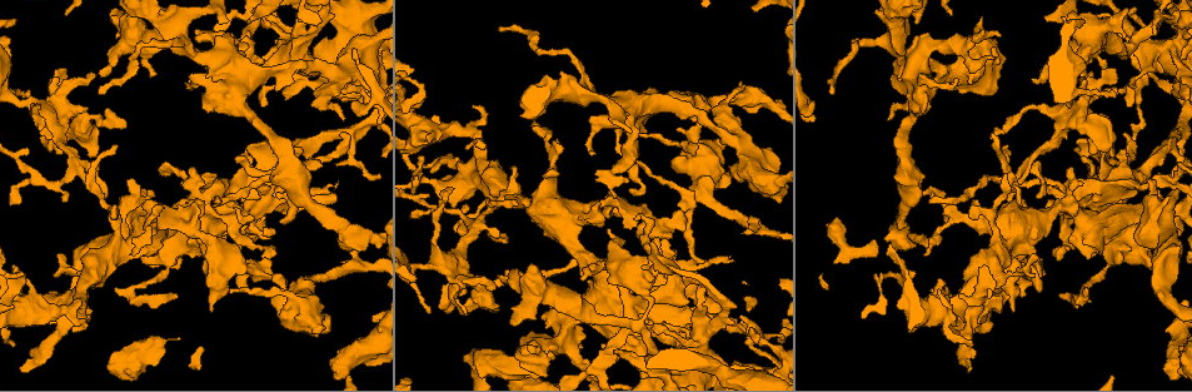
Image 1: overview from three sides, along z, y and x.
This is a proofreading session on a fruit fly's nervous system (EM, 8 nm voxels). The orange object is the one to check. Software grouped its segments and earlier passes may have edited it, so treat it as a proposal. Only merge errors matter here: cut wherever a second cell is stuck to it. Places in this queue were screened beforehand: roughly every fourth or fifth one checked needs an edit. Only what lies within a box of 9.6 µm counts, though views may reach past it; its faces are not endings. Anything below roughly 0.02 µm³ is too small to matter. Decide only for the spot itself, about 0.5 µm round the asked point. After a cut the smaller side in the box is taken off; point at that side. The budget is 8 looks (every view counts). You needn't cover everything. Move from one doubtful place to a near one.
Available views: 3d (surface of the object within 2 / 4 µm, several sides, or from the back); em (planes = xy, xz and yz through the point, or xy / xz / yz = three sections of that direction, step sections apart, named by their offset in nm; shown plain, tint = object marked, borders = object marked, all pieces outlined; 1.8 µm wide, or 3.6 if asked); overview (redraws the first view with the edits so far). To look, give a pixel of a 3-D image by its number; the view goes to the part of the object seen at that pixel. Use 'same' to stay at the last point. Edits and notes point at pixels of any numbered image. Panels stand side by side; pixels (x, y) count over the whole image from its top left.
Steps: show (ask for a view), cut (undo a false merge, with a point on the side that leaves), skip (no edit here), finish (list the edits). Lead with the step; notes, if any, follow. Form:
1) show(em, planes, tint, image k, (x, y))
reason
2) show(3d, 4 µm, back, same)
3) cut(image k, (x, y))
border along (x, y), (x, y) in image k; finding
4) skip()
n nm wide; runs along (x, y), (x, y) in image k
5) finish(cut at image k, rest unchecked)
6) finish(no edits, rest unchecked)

show(3d, 4 µm, image 1, (738, 97))
a narrow waist

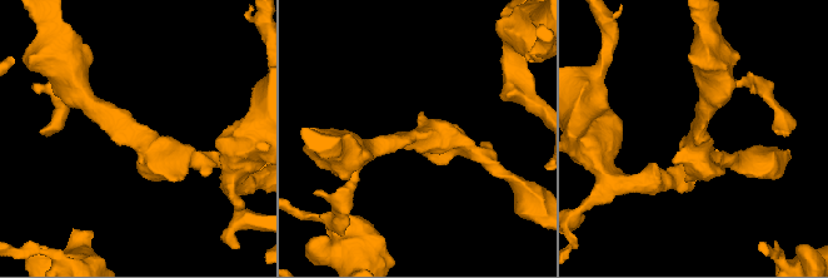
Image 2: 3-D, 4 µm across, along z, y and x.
show(em, planes, borders, image 2, (129, 132))
arms of 300, 320 nm; now the EM

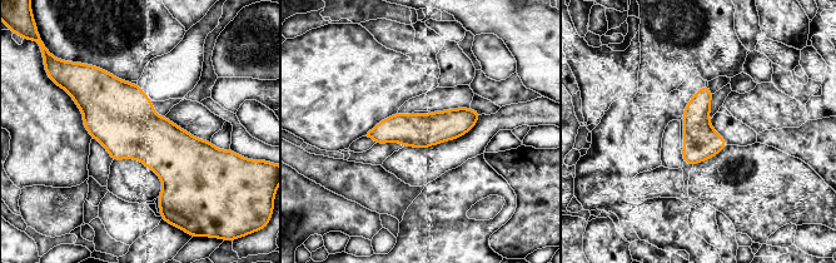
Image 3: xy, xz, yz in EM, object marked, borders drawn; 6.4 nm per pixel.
skip()
runs along (476, 114), (431, 129), (371, 134) in image 3; one cell here

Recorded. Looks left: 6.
show(em, 3.6 µm, planes, tint, image 1, (1066, 203))
thick turns thin

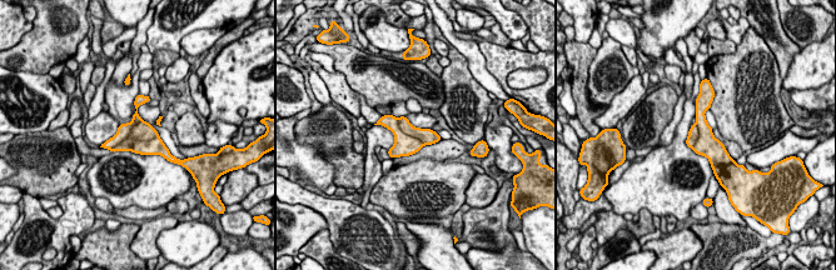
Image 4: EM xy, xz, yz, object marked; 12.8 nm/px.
cut(image 4, (427, 136))
340 nm wide; border along (396, 118), (404, 133), (426, 144) in image 4; two cells meet here

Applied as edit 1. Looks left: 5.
finish(cut at image 4, rest unchecked)

